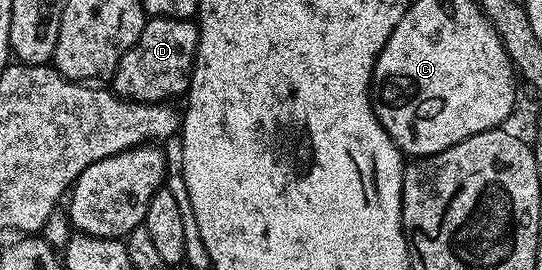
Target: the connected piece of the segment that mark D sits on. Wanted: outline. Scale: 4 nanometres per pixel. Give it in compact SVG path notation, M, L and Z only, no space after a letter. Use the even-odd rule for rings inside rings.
M149 17L139 39L123 55L111 78L111 88L127 101L169 103L189 92L189 77L197 54L197 22L184 17Z

